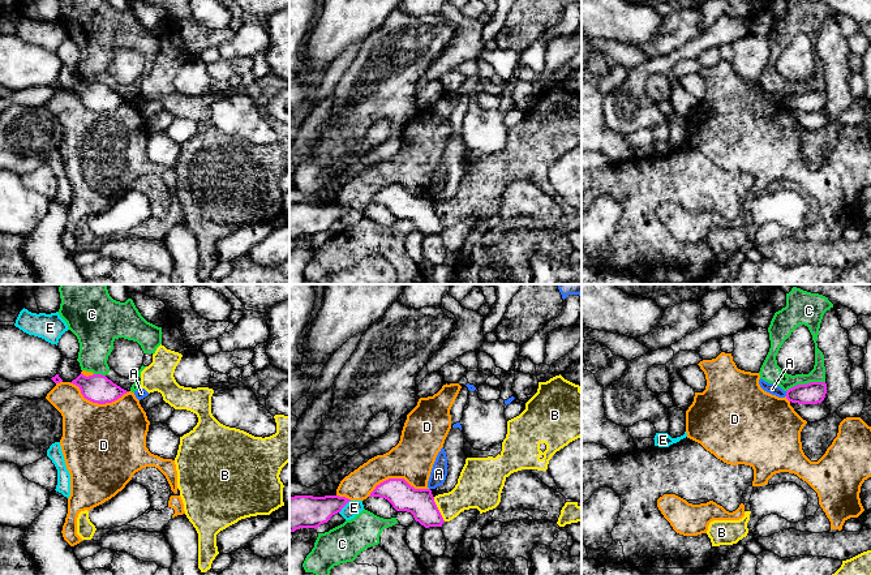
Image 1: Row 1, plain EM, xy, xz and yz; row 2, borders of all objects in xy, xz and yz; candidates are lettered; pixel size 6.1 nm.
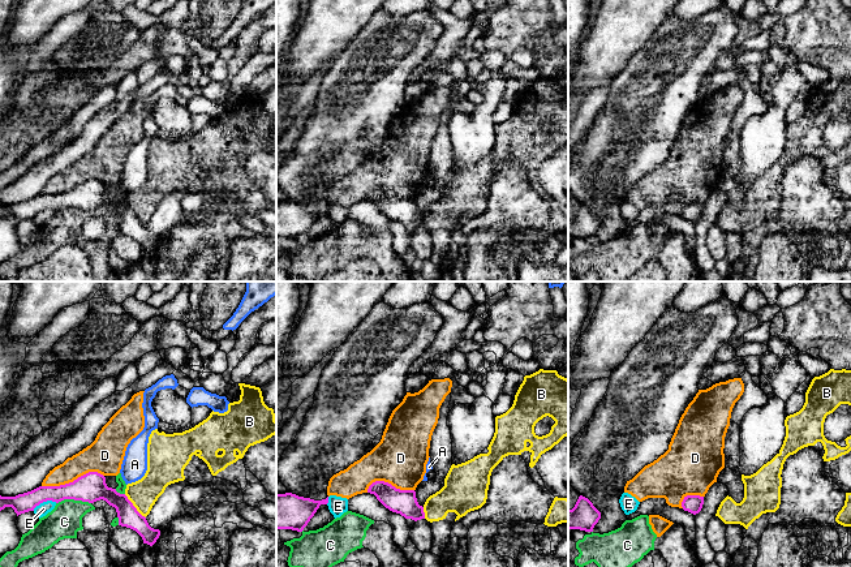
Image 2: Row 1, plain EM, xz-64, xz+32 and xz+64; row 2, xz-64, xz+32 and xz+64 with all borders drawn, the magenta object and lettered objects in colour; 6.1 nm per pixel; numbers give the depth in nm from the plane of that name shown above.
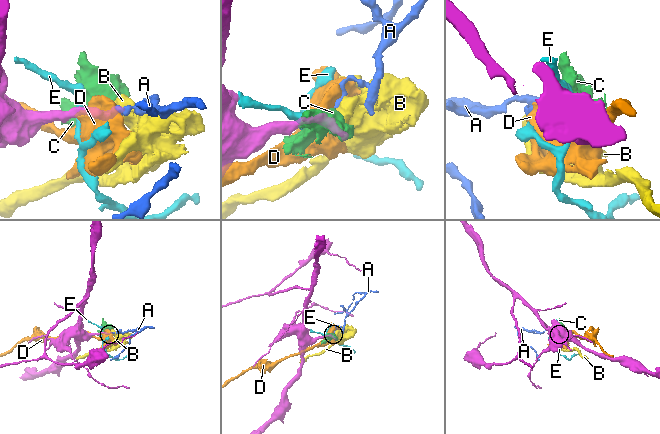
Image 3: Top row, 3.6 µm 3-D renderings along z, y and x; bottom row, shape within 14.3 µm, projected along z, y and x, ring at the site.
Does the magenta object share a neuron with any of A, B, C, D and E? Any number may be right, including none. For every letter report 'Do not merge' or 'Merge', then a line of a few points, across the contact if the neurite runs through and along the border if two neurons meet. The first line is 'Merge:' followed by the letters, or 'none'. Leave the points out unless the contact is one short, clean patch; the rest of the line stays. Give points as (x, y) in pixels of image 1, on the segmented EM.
Merge: none
A: Do not merge. Line: yz (785, 391), (786, 395)
B: Do not merge. Line: xz (433, 497), (445, 520)
C: Do not merge
D: Do not merge
E: Do not merge. Line: xz (350, 500), (339, 513)

